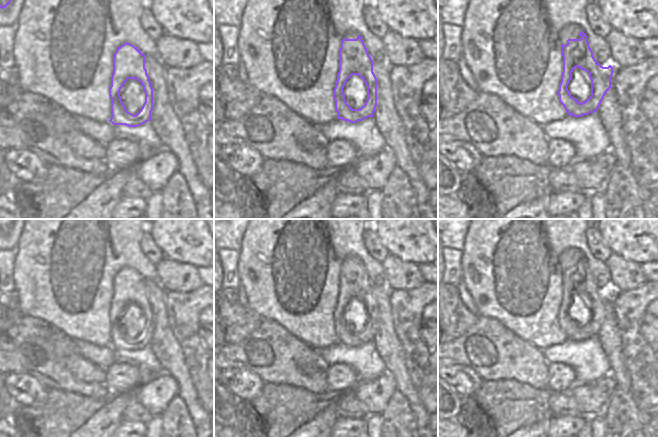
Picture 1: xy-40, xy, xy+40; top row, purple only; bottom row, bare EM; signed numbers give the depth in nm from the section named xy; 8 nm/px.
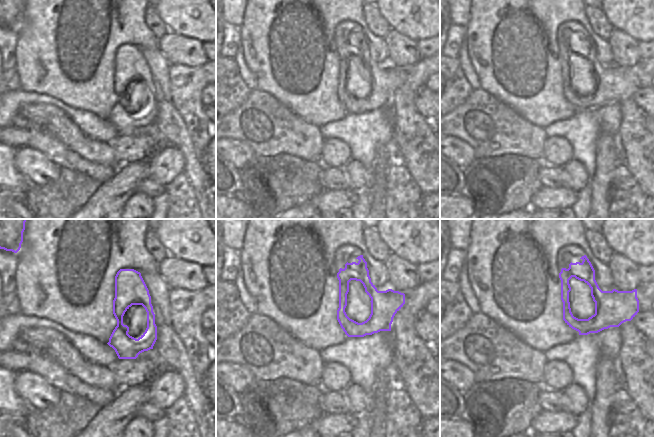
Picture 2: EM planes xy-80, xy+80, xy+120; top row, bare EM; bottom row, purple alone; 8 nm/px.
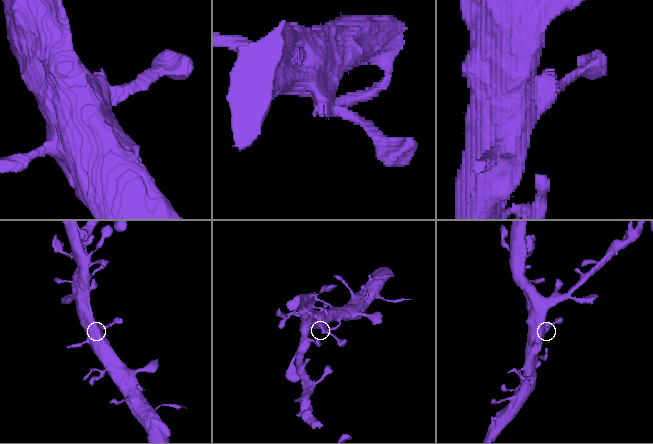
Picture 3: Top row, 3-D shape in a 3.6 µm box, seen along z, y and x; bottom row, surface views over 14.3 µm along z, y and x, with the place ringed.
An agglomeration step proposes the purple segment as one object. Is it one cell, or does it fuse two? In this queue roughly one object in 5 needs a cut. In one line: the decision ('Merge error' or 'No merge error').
No merge error.

